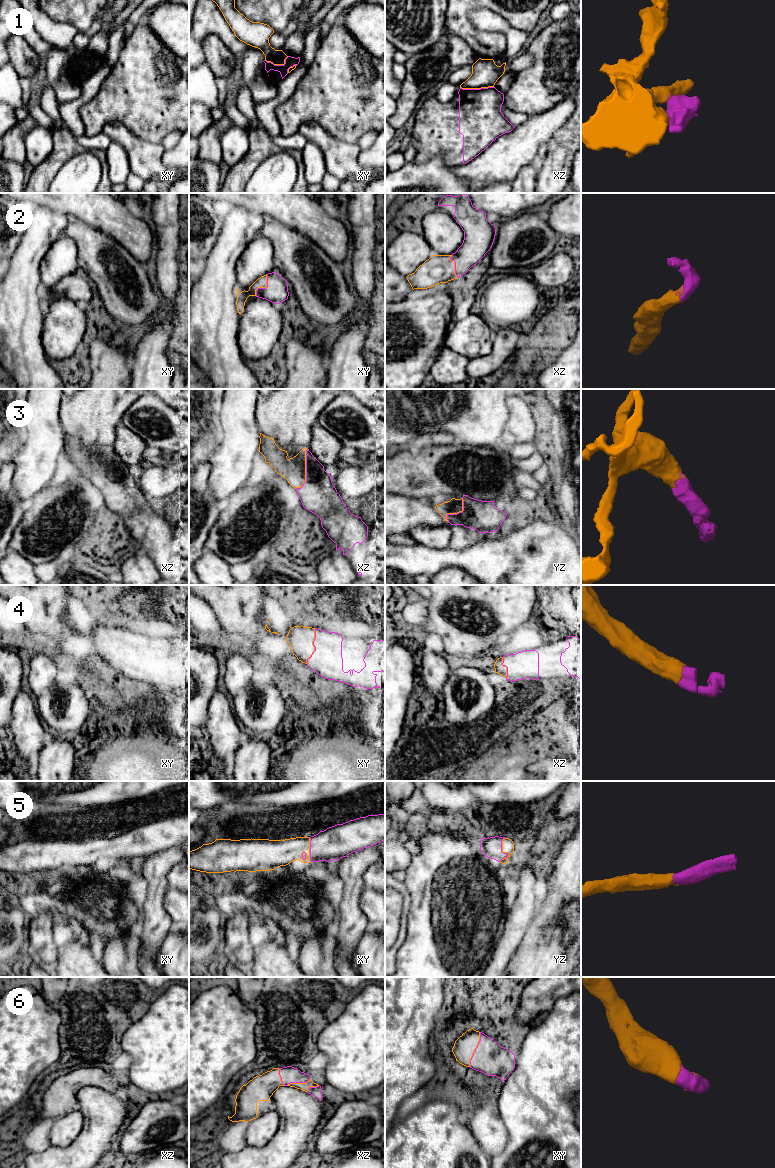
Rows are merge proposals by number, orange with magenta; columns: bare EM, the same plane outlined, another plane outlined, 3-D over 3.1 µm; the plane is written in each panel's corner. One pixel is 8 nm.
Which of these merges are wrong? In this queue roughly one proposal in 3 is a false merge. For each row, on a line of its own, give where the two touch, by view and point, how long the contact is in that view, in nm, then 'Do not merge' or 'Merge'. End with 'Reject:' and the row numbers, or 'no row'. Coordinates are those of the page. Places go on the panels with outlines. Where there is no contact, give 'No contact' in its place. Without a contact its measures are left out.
1: Touches orange at xz (476, 88). Shared border 280 nm. Do not merge
2: Touches orange at xy (264, 287). Shared border 200 nm. Merge
3: Touches orange at xz (305, 471). Shared border 340 nm. Merge
4: Touches orange at xy (313, 646). Shared border 280 nm. Merge
5: Touches orange at yz (503, 852). Shared border 200 nm. Merge
6: Touches orange at xy (475, 1048). Shared border 300 nm. Merge
Reject: 1

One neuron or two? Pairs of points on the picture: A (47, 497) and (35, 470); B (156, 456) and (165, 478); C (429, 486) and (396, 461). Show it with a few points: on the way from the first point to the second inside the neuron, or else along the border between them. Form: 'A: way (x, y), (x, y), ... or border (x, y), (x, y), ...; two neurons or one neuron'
A: border (41, 489), (32, 498); two neurons
B: border (173, 461), (167, 465), (153, 465); two neurons
C: way (421, 478), (416, 473), (409, 473), (404, 469); one neuron

